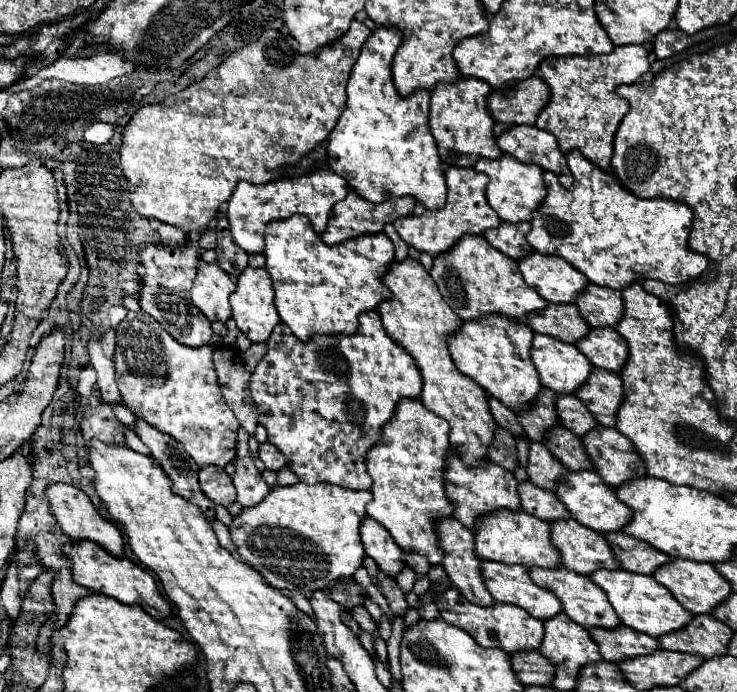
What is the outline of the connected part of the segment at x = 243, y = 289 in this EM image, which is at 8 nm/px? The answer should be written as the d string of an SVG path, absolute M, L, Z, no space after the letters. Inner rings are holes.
M246 266L238 274L238 284L236 290L230 294L230 304L232 304L232 318L236 320L238 328L246 332L246 336L252 342L266 342L272 328L280 322L280 316L274 306L274 290L272 290L272 280L266 268L250 268Z

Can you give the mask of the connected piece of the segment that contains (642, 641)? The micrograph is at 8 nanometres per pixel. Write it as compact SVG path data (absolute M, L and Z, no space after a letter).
M618 626L614 630L604 628L588 628L592 640L598 644L600 654L608 662L618 662L624 658L634 658L642 654L652 654L658 650L658 640L646 634L638 634L628 626Z

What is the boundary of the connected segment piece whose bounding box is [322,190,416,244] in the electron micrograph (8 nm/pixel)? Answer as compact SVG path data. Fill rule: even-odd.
M354 190L348 192L348 196L334 204L332 212L330 212L330 220L328 220L328 226L322 234L322 240L326 244L338 244L338 242L344 242L344 240L350 240L354 236L362 236L362 234L376 234L384 228L384 224L388 222L394 222L396 218L402 218L402 216L410 216L412 210L416 206L416 198L412 196L402 196L398 200L386 200L382 204L374 204L374 202L366 202L362 196L358 196Z

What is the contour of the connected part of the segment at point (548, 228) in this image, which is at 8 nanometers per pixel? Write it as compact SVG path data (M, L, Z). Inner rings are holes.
M570 150L566 154L566 160L570 164L574 184L572 188L564 188L554 172L544 170L544 184L546 184L546 198L544 202L534 210L532 214L532 230L526 234L526 240L530 246L540 252L540 254L554 254L570 262L576 270L586 274L586 278L598 286L608 286L614 290L622 290L622 286L634 282L634 280L644 280L644 278L654 278L662 280L666 284L682 284L688 280L698 278L706 266L708 260L706 256L694 254L688 248L688 236L690 236L690 226L692 226L692 210L674 200L652 200L652 198L638 198L624 190L618 184L618 178L614 174L604 172L596 164L592 164L588 158L580 154L580 150Z

